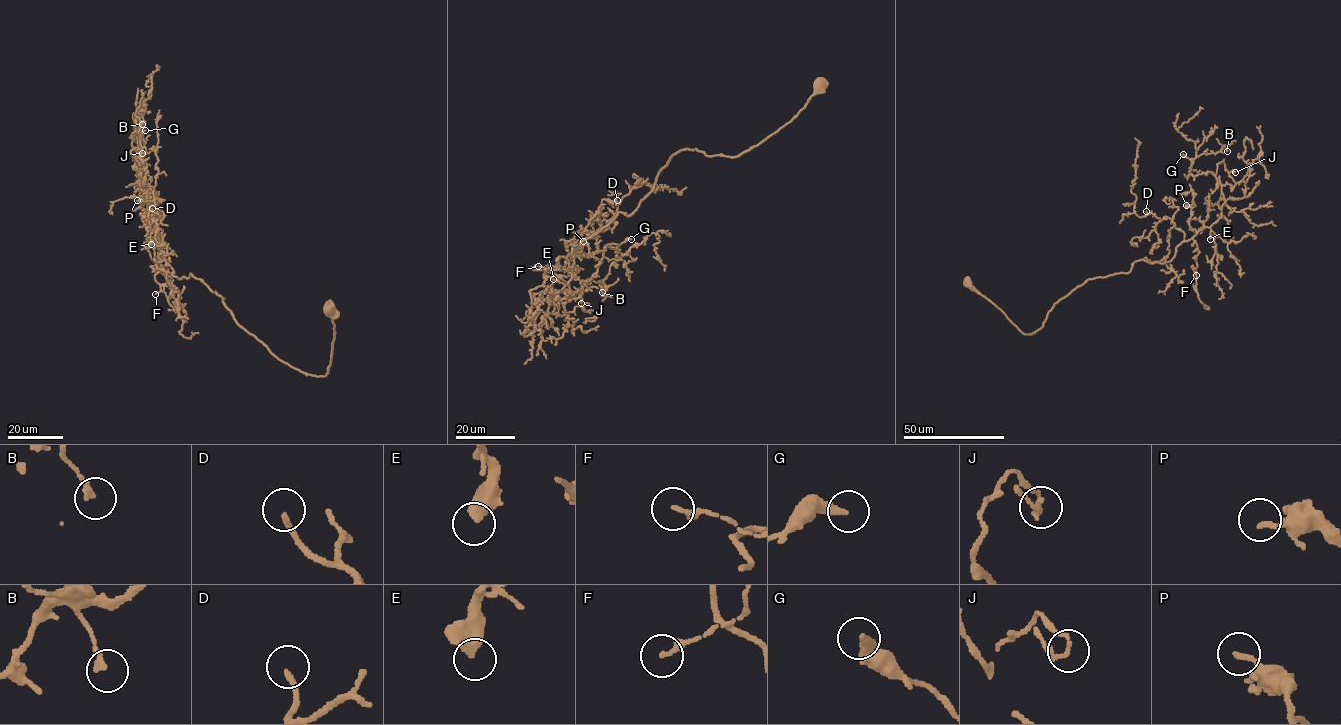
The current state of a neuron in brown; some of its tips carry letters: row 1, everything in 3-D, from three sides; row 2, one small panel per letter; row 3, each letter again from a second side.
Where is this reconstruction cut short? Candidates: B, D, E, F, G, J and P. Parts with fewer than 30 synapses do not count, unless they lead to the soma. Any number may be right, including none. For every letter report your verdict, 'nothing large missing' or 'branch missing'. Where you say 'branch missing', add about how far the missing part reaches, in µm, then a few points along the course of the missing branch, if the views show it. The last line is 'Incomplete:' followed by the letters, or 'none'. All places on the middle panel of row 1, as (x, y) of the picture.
B: nothing large missing
D: branch missing | 40 µm | (617, 200), (635, 200), (636, 215), (652, 207), (662, 212)
E: nothing large missing
F: nothing large missing
G: branch missing | 35 µm
J: nothing large missing
P: nothing large missing
Incomplete: D, G

